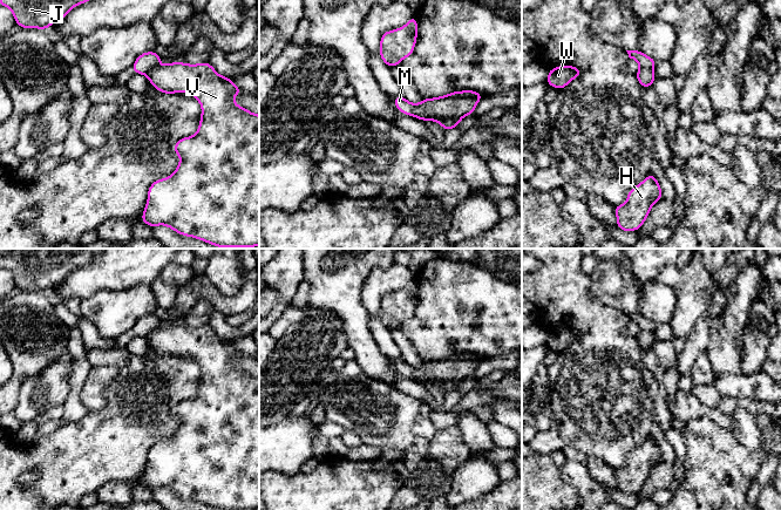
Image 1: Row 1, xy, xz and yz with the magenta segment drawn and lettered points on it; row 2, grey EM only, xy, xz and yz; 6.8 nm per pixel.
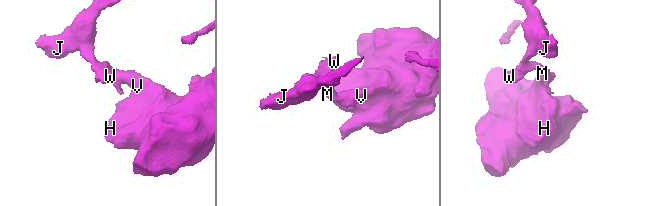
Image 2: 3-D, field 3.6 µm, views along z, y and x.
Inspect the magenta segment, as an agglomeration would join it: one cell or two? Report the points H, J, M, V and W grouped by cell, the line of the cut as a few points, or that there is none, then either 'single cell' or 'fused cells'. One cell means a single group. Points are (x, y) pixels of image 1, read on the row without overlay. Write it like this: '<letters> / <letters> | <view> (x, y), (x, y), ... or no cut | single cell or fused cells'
H V / J M W | xz (413, 367), (418, 380) | fused cells

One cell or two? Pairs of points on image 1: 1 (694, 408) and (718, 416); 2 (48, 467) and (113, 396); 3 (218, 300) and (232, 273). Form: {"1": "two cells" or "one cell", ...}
{"1": "one cell", "2": "one cell", "3": "two cells"}

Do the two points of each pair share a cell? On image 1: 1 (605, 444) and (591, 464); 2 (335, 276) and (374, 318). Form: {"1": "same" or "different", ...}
{"1": "different", "2": "different"}

